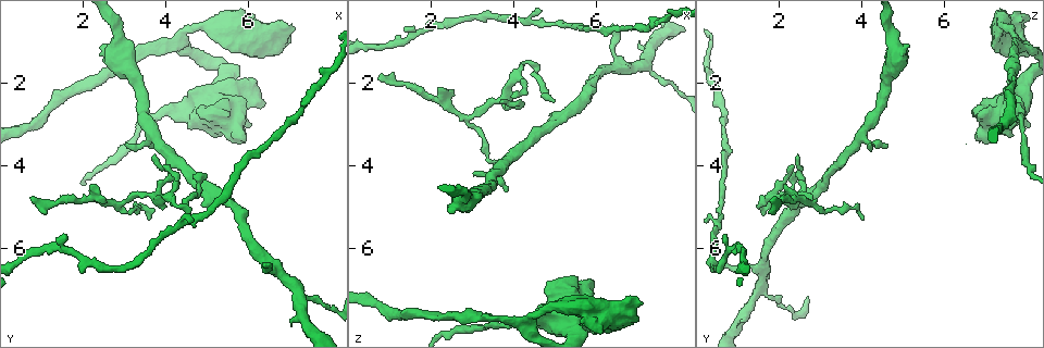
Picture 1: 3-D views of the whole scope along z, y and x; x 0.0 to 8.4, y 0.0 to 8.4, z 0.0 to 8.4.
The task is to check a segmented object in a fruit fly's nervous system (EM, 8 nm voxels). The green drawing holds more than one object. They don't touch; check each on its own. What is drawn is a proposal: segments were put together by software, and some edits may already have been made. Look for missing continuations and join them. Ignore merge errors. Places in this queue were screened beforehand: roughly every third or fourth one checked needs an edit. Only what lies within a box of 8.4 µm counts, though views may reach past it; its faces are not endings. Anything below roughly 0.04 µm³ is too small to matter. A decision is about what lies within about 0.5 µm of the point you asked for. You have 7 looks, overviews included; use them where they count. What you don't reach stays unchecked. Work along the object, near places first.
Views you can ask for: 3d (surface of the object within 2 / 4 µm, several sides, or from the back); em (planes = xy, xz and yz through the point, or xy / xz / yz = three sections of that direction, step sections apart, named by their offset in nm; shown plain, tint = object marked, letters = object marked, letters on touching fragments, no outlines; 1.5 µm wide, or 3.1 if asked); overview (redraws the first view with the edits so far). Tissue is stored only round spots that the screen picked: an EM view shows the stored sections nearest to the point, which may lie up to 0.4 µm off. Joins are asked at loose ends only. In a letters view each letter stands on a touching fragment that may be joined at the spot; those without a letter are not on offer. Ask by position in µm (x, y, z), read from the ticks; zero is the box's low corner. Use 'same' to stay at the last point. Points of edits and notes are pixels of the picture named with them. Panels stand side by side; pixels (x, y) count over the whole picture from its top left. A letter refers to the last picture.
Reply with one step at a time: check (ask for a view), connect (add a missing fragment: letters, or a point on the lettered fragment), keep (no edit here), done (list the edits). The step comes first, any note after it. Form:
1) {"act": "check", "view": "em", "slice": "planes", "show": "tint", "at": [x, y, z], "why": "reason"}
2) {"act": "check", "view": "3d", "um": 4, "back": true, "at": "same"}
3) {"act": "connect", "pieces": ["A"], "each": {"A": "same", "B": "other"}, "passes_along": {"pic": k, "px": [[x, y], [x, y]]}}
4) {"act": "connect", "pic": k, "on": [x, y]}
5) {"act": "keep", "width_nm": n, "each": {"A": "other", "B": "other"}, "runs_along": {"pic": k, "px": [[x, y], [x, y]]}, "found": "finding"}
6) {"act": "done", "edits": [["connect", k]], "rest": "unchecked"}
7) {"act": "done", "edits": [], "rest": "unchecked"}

{"act": "check", "view": "3d", "um": 4, "at": [3.80, 3.55, 4.65]}

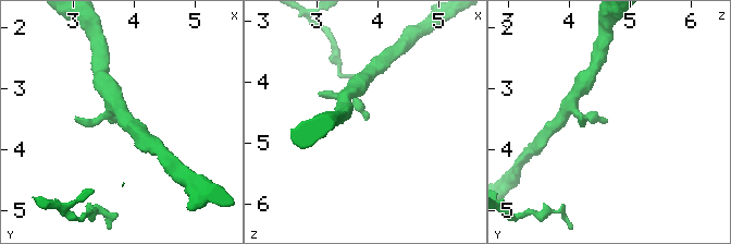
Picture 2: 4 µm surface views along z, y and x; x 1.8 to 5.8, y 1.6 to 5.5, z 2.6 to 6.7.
{"act": "check", "view": "em", "slice": "xy", "step": 8, "show": "tint", "at": [3.85, 3.55, 4.65], "why": "now the EM"}

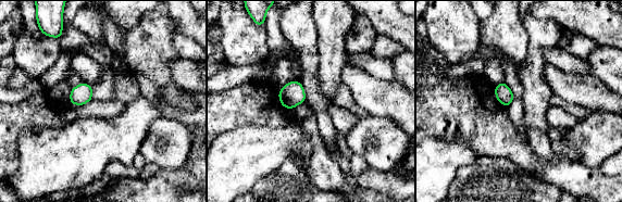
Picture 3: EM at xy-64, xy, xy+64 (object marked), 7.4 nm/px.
{"act": "check", "view": "em", "slice": "planes", "show": "letters", "at": "same"}

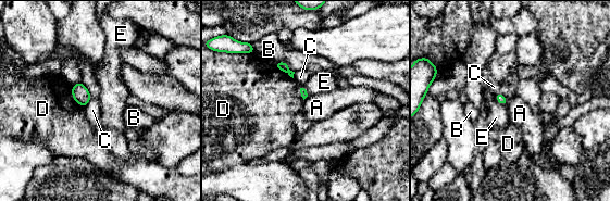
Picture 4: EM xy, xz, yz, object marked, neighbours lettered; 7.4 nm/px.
{"act": "keep", "each": {"A": "other", "B": "other", "C": "other", "D": "other", "E": "other"}, "border": {"pic": 4, "px": [[508, 98], [505, 105]]}, "found": "no lettered fragment goes on from it"}

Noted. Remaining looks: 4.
{"act": "check", "view": "3d", "um": 4, "at": [0.70, 4.80, 1.90], "why": "tapers out"}

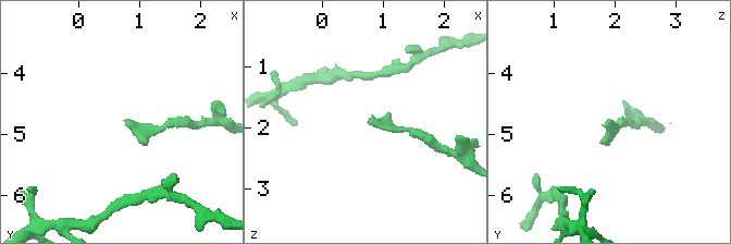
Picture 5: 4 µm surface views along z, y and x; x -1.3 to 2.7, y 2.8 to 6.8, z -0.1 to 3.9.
{"act": "check", "view": "em", "slice": "planes", "show": "letters", "at": [0.75, 4.75, 1.90]}

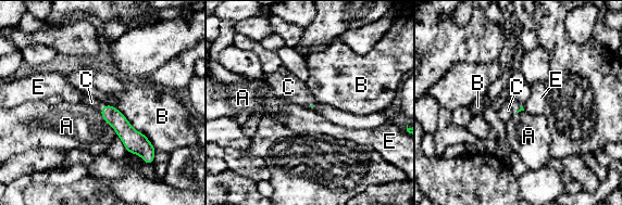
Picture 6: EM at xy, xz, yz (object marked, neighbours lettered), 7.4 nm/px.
{"act": "connect", "pieces": ["C"], "each": {"A": "other", "B": "other", "C": "same", "E": "other"}, "passes_along": {"pic": 6, "px": [[112, 116], [103, 107], [91, 102]]}, "found": "it goes on there"}

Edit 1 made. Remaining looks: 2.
{"act": "check", "view": "3d", "um": 2, "back": true, "at": [6.50, 6.35, 0.65], "why": "branch stops here"}

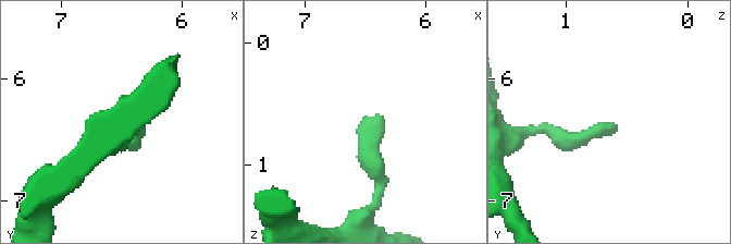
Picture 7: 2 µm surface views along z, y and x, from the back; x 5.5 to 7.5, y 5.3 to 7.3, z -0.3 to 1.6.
{"act": "check", "view": "em", "slice": "planes", "show": "letters", "at": [6.46, 6.42, 0.60], "why": "need the tissue"}

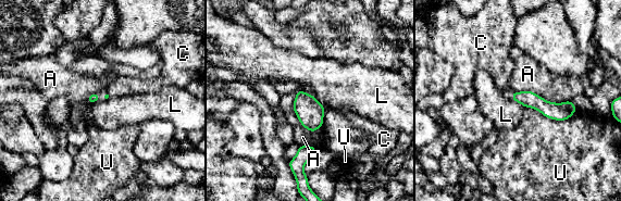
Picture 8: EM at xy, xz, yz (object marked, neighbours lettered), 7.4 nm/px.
{"act": "keep", "each": {"A": "other", "C": "other", "L": "other", "U": "other"}, "runs_along": {"pic": 8, "px": [[514, 95], [549, 110], [572, 110]]}, "found": "none of them fits"}

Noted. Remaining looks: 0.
{"act": "done", "edits": [["connect", 6]], "rest": "unchecked"}

